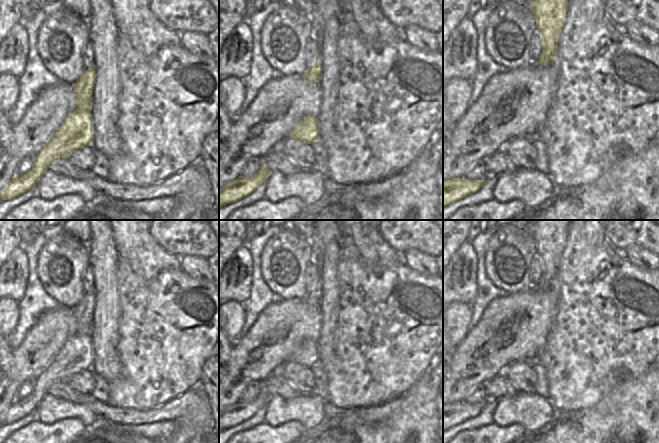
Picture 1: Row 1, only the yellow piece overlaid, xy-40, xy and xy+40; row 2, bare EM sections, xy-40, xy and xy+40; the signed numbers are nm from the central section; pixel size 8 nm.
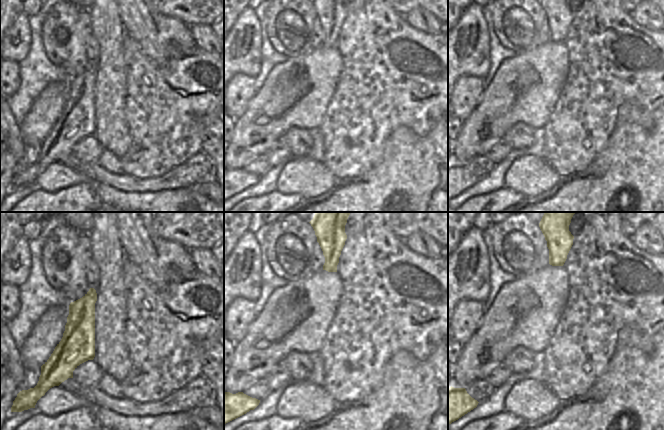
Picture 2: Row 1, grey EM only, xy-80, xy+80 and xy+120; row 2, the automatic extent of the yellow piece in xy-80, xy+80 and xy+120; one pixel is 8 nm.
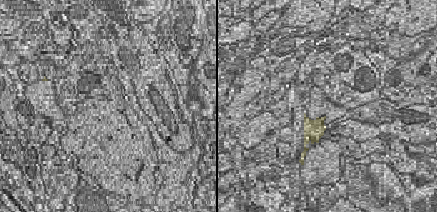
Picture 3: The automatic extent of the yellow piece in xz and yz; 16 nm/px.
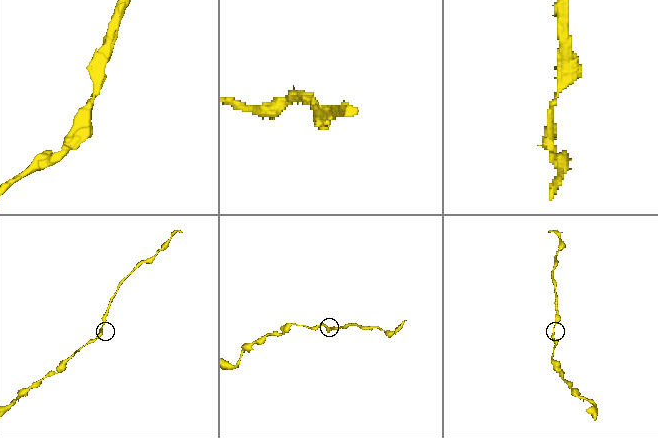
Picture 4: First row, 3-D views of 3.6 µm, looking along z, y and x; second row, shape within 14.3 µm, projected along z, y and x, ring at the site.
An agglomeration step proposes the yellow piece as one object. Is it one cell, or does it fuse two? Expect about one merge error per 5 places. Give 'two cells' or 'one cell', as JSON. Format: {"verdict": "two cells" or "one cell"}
{"verdict": "one cell"}

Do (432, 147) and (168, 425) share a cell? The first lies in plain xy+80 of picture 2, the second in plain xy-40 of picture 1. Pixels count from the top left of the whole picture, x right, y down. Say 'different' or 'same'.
different

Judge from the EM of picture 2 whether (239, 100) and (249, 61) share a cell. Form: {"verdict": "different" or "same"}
{"verdict": "different"}

